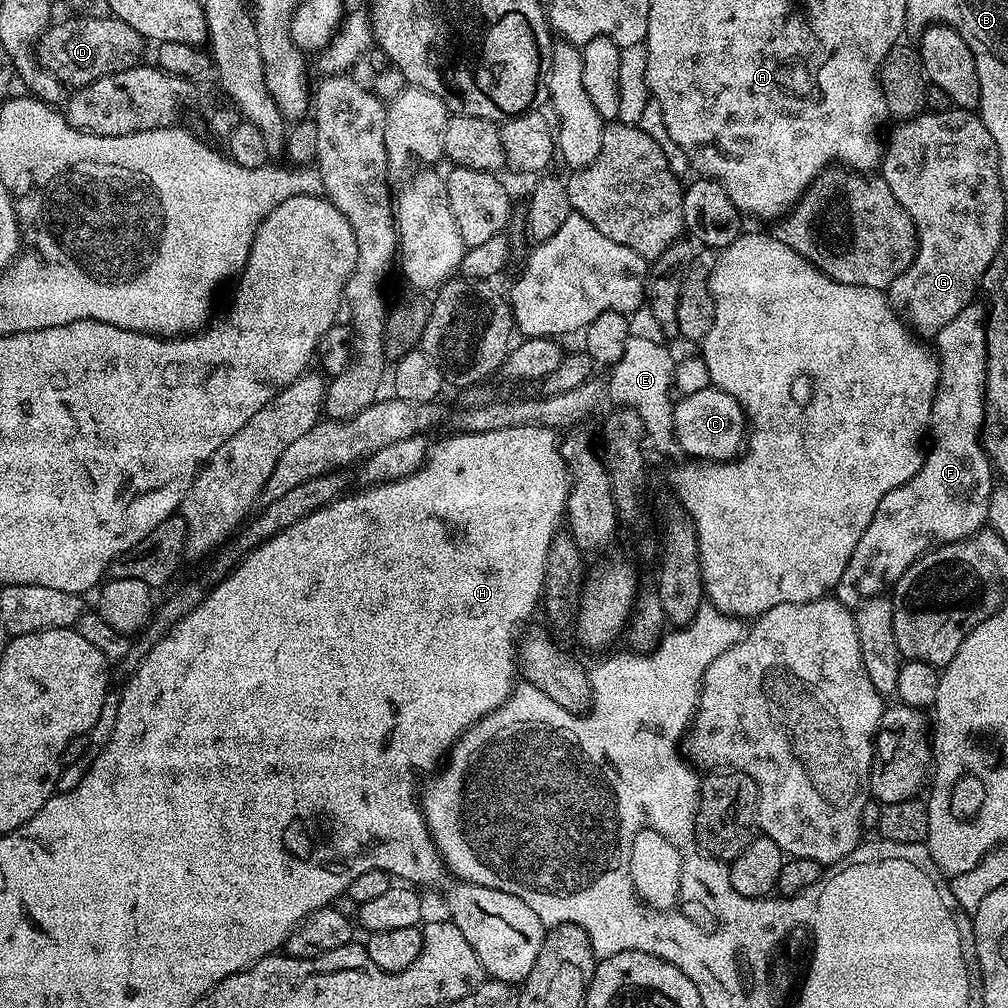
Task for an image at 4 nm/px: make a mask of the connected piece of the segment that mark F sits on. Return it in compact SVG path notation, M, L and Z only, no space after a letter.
M976 302L966 305L962 314L942 326L942 330L934 337L934 348L940 362L940 386L936 389L932 407L930 443L926 448L924 465L918 474L914 474L914 478L910 478L910 482L884 495L882 502L878 502L878 510L870 526L866 526L862 538L858 538L858 546L854 548L854 554L846 570L842 570L842 578L838 578L834 589L835 599L850 609L859 609L861 604L887 593L896 580L902 578L904 571L925 552L941 544L969 539L988 524L988 507L994 491L994 469L981 443L986 415L988 347L984 333L986 312L978 305Z

